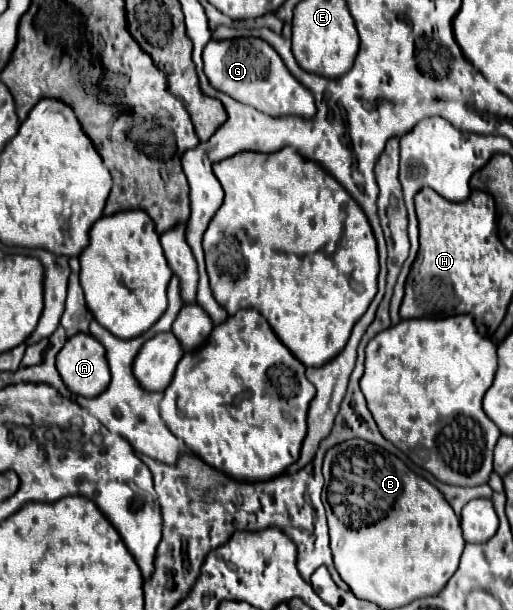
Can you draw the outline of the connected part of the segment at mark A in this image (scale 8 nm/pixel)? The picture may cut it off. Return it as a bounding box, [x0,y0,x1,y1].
[56,334,110,396]

